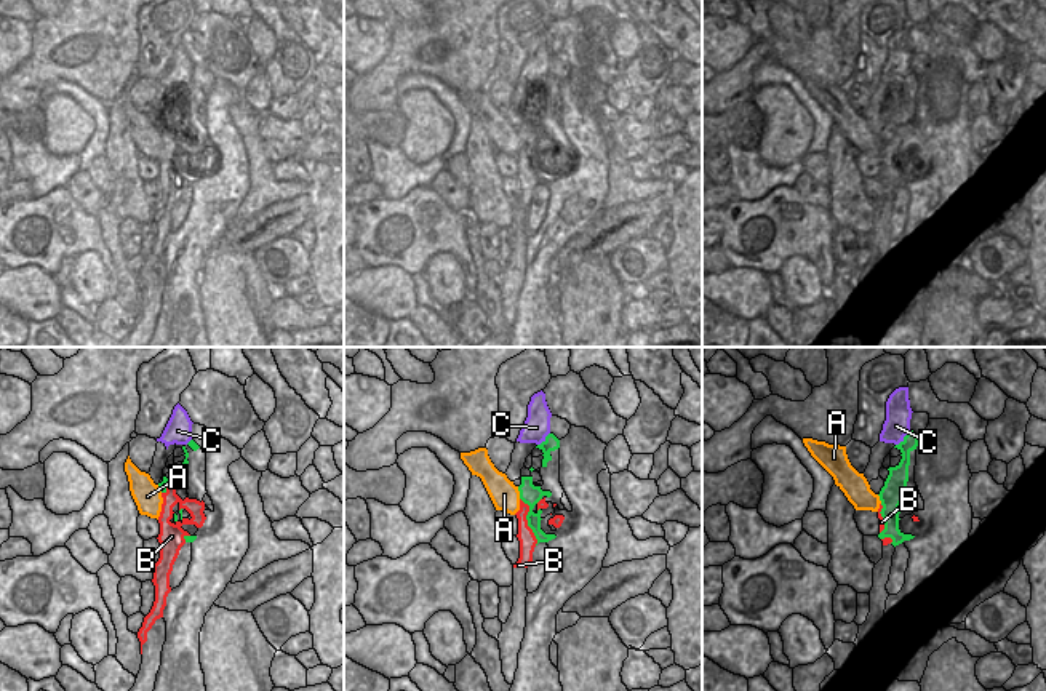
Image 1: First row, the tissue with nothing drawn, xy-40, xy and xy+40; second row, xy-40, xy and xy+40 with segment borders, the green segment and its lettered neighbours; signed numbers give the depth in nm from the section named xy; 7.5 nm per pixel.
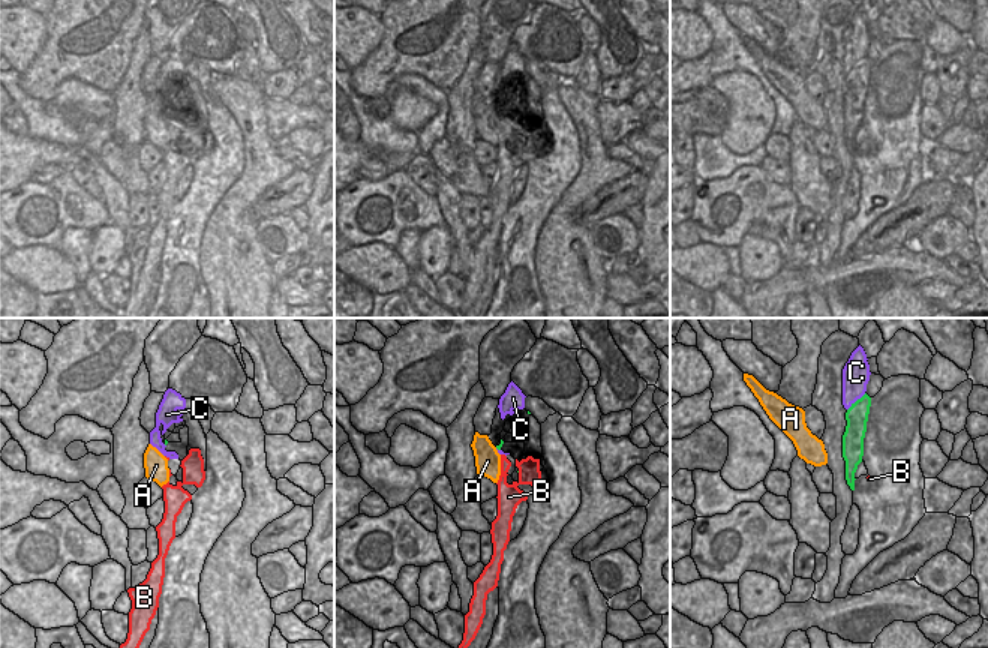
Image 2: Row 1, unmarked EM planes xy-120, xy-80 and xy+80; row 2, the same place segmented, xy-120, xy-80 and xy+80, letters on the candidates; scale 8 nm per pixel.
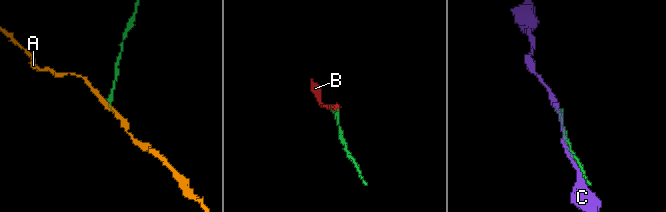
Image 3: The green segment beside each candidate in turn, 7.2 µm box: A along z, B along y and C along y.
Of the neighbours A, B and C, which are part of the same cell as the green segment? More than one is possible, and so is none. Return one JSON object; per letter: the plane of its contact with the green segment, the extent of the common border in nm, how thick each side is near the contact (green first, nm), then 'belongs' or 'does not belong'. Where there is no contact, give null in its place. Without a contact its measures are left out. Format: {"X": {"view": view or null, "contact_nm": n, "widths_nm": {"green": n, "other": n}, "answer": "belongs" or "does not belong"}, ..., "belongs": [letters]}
{"A": {"view": "xy", "contact_nm": 100, "widths_nm": {"green": 150, "other": 220}, "answer": "does not belong"}, "B": {"view": "xy", "contact_nm": 380, "widths_nm": {"green": 150, "other": 130}, "answer": "belongs"}, "C": {"view": "xy+40", "contact_nm": 170, "widths_nm": {"green": 120, "other": 190}, "answer": "does not belong"}, "belongs": ["B"]}

